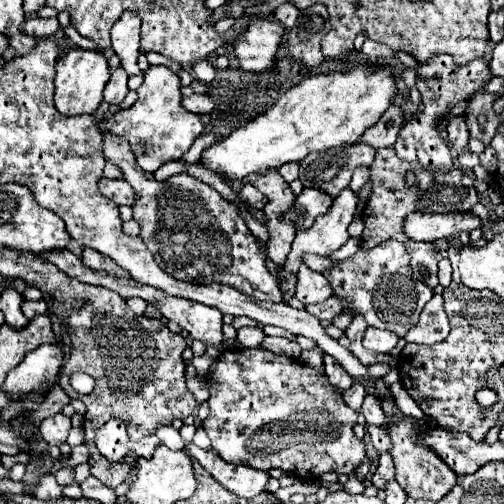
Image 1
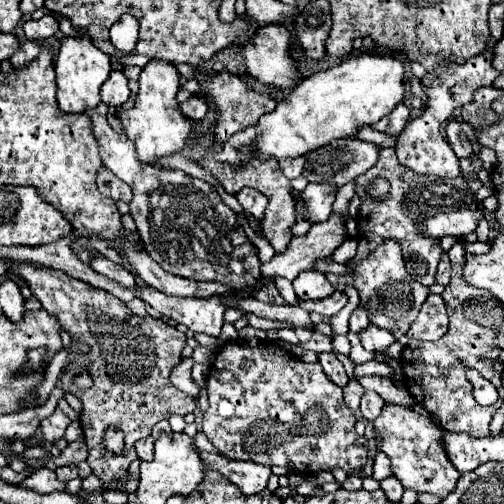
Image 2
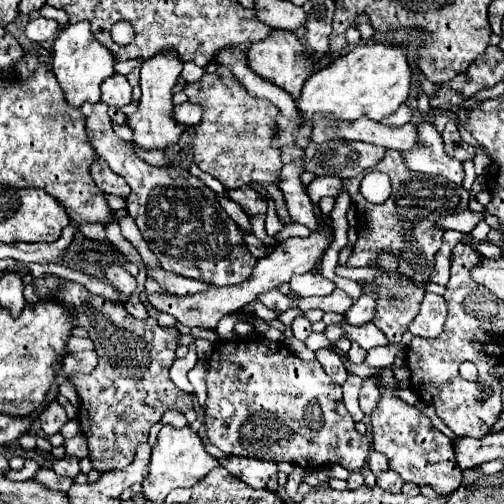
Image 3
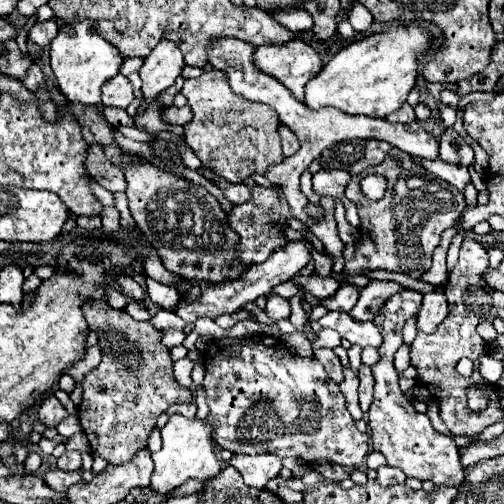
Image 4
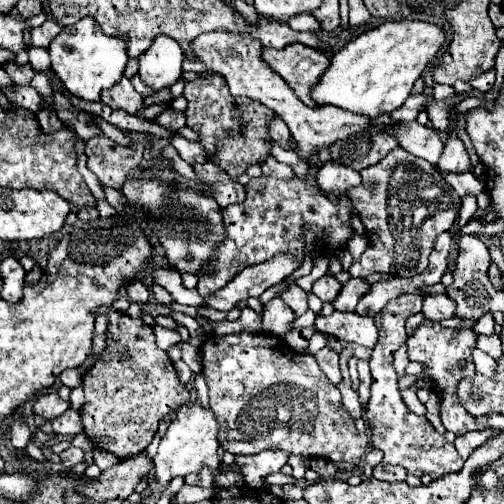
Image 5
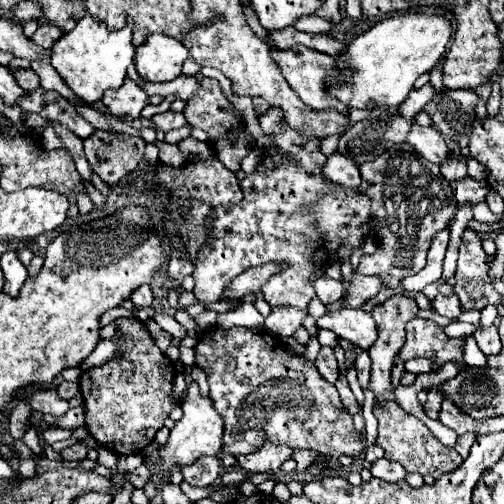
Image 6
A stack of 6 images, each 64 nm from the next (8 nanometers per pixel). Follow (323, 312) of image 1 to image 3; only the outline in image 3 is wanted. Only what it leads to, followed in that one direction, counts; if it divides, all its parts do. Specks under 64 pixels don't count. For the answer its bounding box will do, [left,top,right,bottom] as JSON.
[296,288,352,314]

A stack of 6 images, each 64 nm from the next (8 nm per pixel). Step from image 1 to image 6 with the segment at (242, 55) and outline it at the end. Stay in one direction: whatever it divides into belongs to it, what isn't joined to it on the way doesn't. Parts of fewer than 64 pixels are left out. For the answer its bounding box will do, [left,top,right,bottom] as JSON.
[272,44,348,114]

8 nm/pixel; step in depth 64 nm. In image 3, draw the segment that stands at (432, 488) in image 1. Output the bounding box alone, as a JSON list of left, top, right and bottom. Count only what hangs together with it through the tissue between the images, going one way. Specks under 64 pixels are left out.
[370,368,462,496]

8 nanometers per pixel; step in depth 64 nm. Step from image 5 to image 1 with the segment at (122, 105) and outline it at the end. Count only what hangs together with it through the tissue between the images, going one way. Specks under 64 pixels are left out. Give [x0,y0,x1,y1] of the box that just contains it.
[104,68,128,104]

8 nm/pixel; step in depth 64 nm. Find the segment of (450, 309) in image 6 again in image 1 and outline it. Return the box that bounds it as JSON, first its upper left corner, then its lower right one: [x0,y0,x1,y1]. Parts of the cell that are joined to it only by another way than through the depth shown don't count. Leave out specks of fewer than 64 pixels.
[404,294,450,346]

